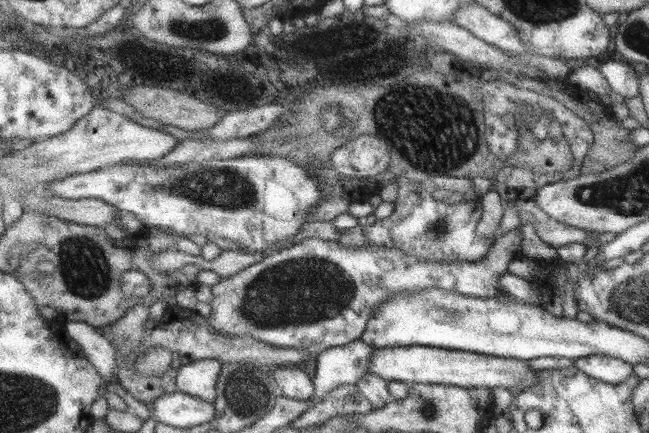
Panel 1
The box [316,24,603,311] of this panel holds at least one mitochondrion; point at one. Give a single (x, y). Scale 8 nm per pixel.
(449, 139)

